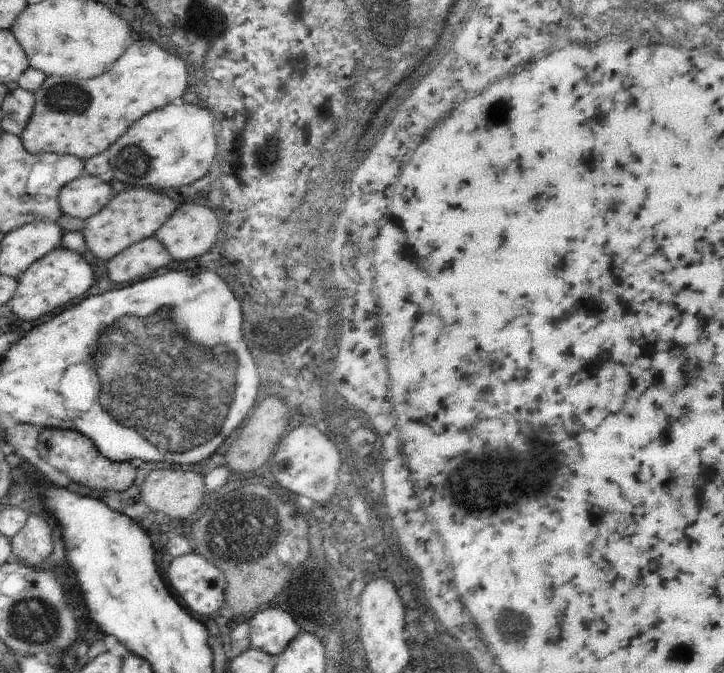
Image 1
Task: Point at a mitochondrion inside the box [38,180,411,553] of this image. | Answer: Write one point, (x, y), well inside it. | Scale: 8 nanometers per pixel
(165, 375)

